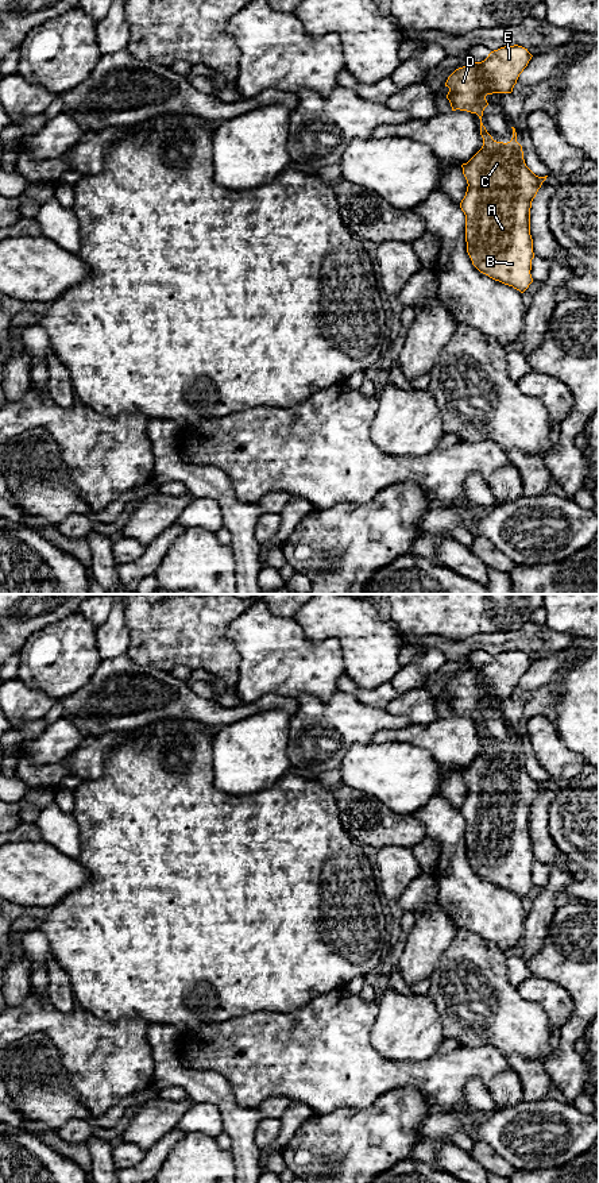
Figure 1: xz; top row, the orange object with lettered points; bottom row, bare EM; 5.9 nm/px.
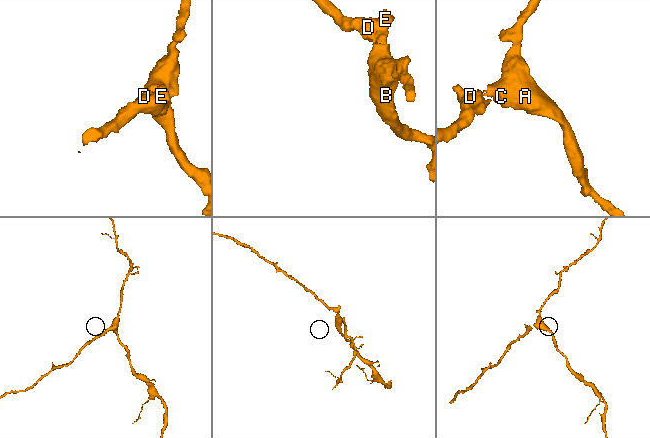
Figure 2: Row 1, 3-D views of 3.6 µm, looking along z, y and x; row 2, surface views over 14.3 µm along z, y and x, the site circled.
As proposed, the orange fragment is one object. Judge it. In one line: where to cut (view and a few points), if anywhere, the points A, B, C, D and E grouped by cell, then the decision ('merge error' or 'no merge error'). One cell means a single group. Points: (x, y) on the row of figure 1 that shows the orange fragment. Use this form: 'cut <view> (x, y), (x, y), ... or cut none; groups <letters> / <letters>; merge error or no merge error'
cut none; groups A B C D E; no merge error

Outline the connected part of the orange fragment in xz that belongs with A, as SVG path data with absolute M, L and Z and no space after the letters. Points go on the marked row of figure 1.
M514 45L494 50L482 62L468 61L463 68L456 69L447 80L449 88L447 99L452 111L460 109L476 113L480 119L482 149L463 163L463 174L467 180L467 192L460 203L465 215L467 253L472 265L490 278L523 293L533 282L530 270L533 239L530 235L530 208L545 177L536 176L525 163L522 146L517 142L517 132L513 128L510 142L496 142L487 132L482 123L484 108L488 105L486 96L492 93L511 93L519 74L532 59L527 49Z

